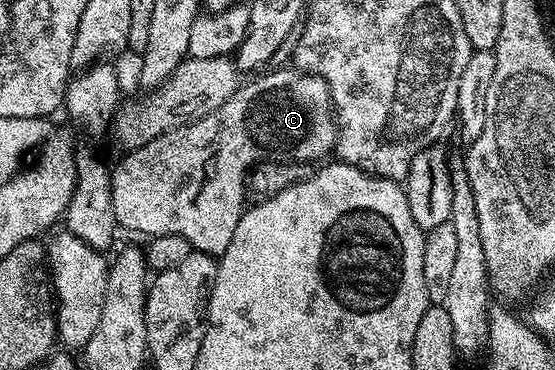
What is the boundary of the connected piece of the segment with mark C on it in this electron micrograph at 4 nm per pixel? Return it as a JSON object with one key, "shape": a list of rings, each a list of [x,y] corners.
{"shape":[[[289,69],[290,71],[270,71],[267,70],[265,73],[267,75],[259,74],[257,77],[259,79],[254,79],[251,83],[243,82],[241,86],[239,86],[238,92],[232,97],[228,97],[228,101],[224,101],[224,105],[220,105],[220,109],[216,109],[205,115],[204,117],[195,120],[194,123],[188,123],[184,127],[177,127],[176,129],[172,129],[171,131],[166,131],[160,137],[156,137],[152,141],[148,141],[144,144],[143,147],[137,147],[134,151],[126,151],[123,154],[123,159],[119,161],[118,164],[113,164],[111,173],[110,173],[110,188],[112,189],[112,213],[114,214],[114,222],[117,224],[119,228],[122,227],[126,231],[139,231],[140,234],[146,235],[145,237],[153,237],[156,235],[175,235],[176,237],[184,237],[191,245],[191,248],[195,251],[202,251],[205,255],[212,255],[215,257],[220,257],[224,253],[224,249],[228,249],[228,241],[232,241],[232,233],[236,233],[236,225],[242,219],[242,213],[244,208],[248,203],[248,192],[246,189],[246,177],[250,174],[251,169],[253,169],[258,163],[267,163],[270,159],[276,159],[279,161],[285,161],[288,163],[300,163],[303,165],[311,165],[310,163],[317,164],[319,161],[325,160],[327,156],[333,152],[334,142],[338,140],[338,125],[336,122],[336,112],[334,110],[334,103],[330,99],[330,90],[328,89],[328,85],[325,83],[319,75],[309,75],[307,71],[299,71],[297,69]]]}

